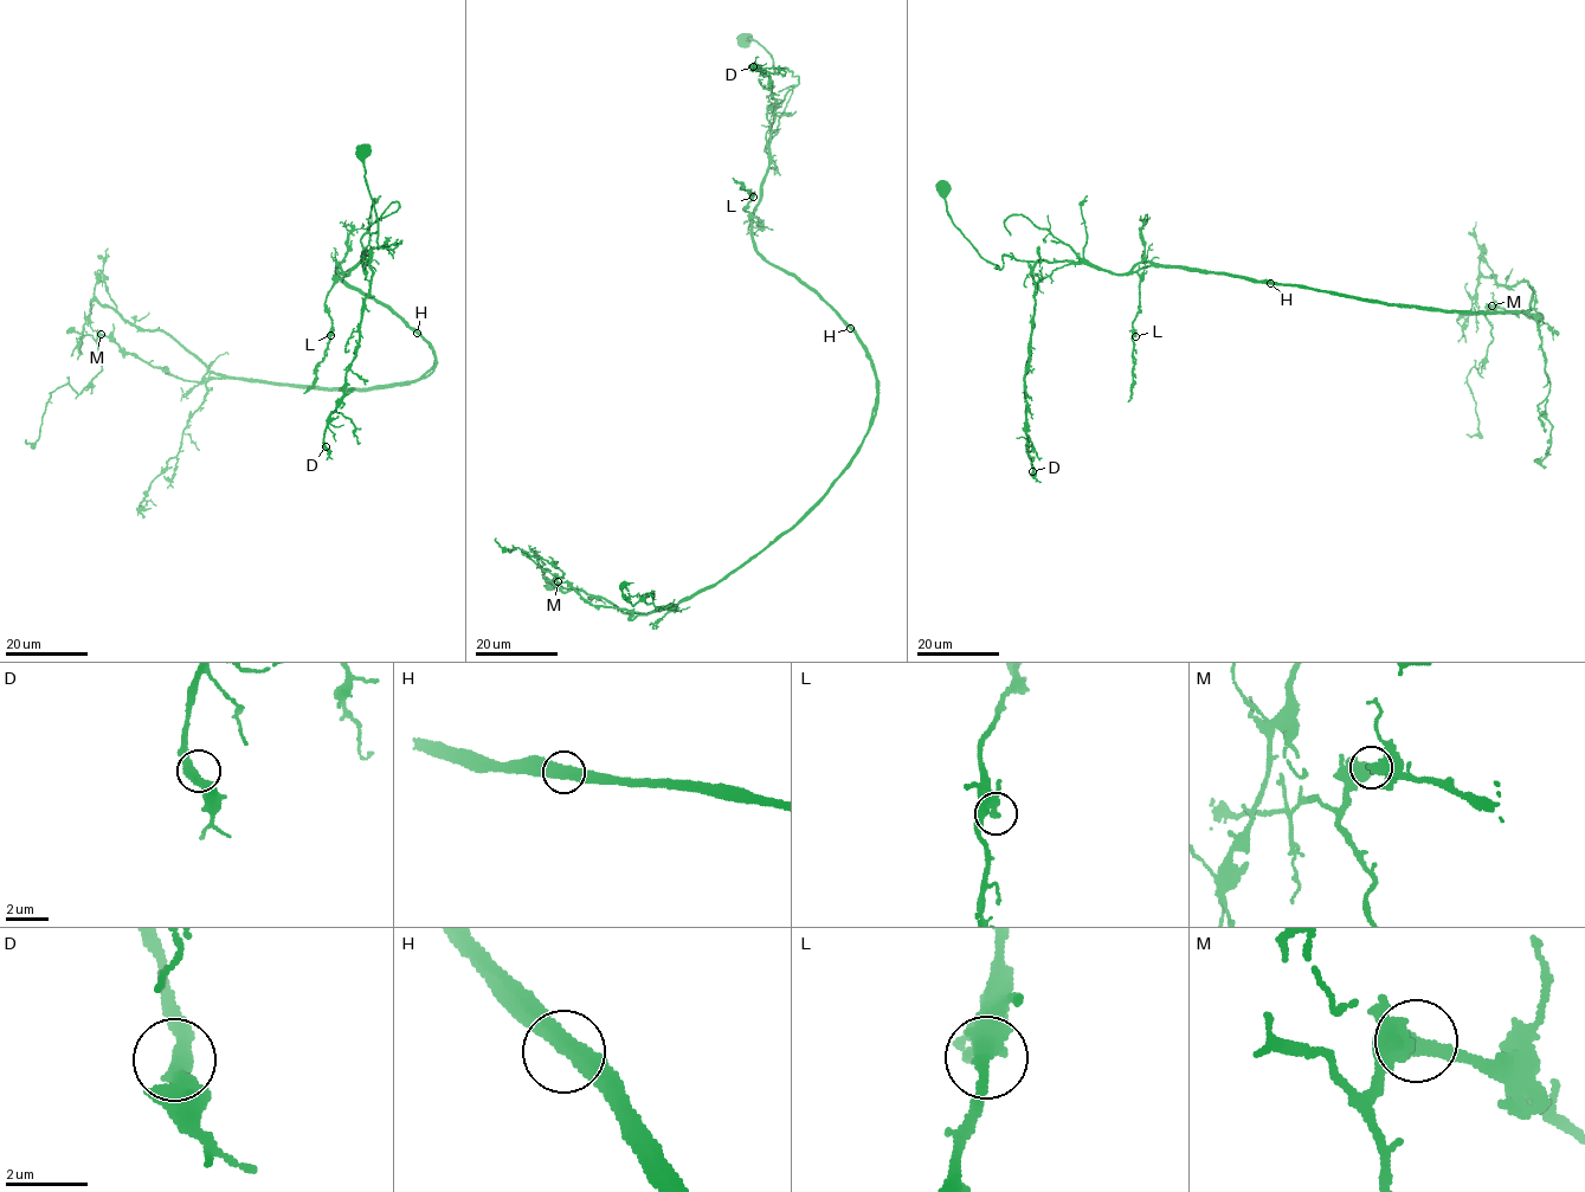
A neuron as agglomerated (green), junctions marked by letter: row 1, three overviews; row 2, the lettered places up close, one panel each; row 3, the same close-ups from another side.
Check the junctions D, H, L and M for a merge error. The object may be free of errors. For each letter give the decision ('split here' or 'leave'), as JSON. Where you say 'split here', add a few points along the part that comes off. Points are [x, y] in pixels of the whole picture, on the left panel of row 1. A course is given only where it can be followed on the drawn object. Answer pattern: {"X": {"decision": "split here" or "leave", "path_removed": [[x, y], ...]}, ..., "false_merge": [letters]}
{"D": {"decision": "leave"}, "H": {"decision": "split here", "path_removed": [[417, 333], [436, 360], [413, 381], [289, 385], [211, 371], [163, 332], [94, 301], [70, 355]]}, "L": {"decision": "leave"}, "M": {"decision": "leave"}, "false_merge": ["H"]}

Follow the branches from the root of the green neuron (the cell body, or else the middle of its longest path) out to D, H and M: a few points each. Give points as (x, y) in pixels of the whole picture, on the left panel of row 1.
D: (362, 150), (377, 242), (393, 251), (401, 240), (372, 250), (360, 341), (343, 397), (326, 429), (326, 446)
H: (362, 150), (377, 242), (393, 251), (401, 240), (366, 251), (347, 275), (335, 275), (417, 333)
M: (362, 150), (377, 242), (401, 240), (335, 275), (427, 342), (424, 377), (367, 391), (188, 381), (101, 334)

